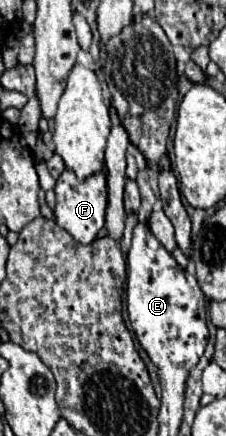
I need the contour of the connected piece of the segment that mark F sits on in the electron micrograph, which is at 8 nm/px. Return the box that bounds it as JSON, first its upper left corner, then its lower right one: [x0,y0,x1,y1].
[55,169,107,245]

